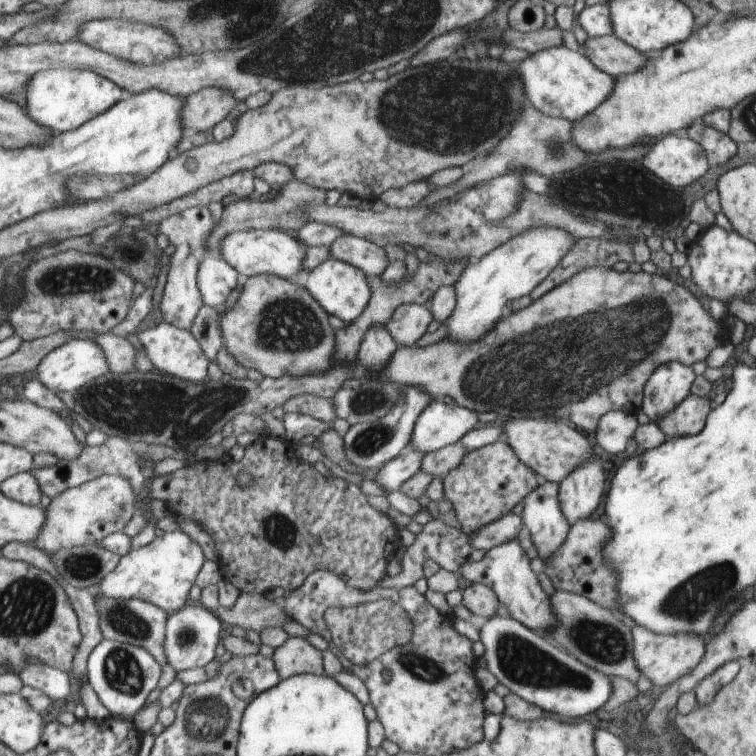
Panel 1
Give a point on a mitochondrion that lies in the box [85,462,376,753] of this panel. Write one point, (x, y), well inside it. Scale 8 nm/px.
(123, 672)

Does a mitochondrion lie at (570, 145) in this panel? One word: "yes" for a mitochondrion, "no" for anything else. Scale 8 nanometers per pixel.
no

